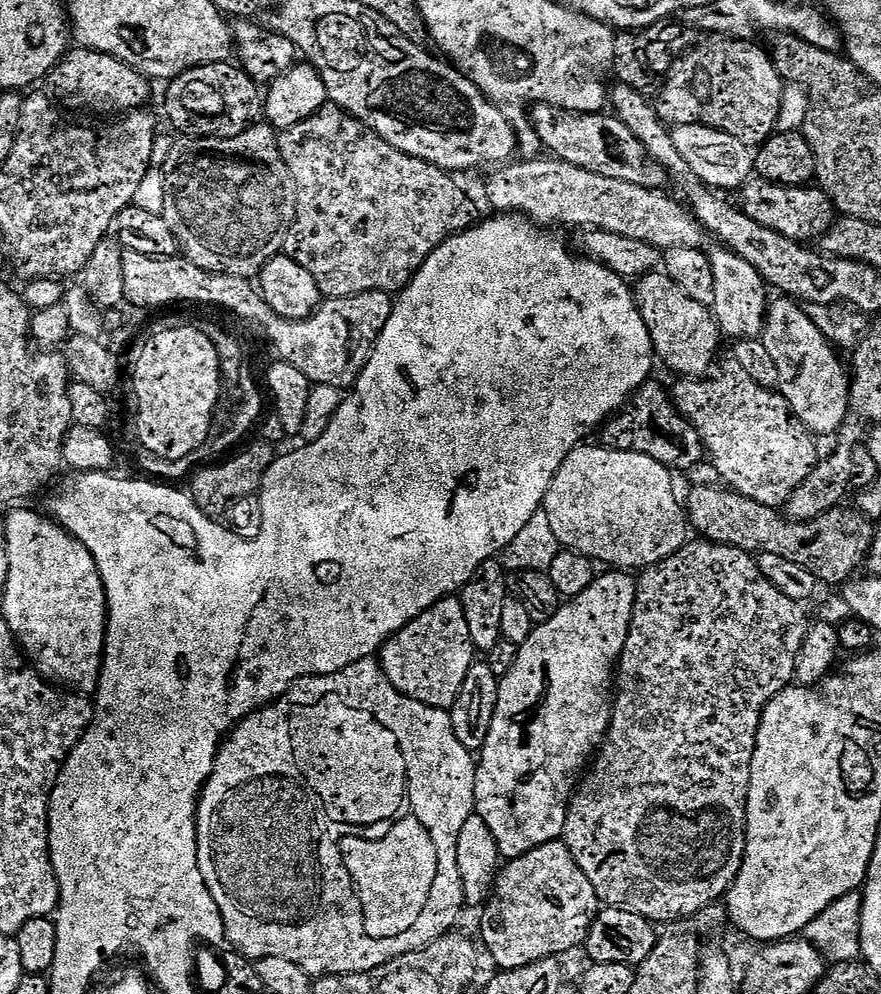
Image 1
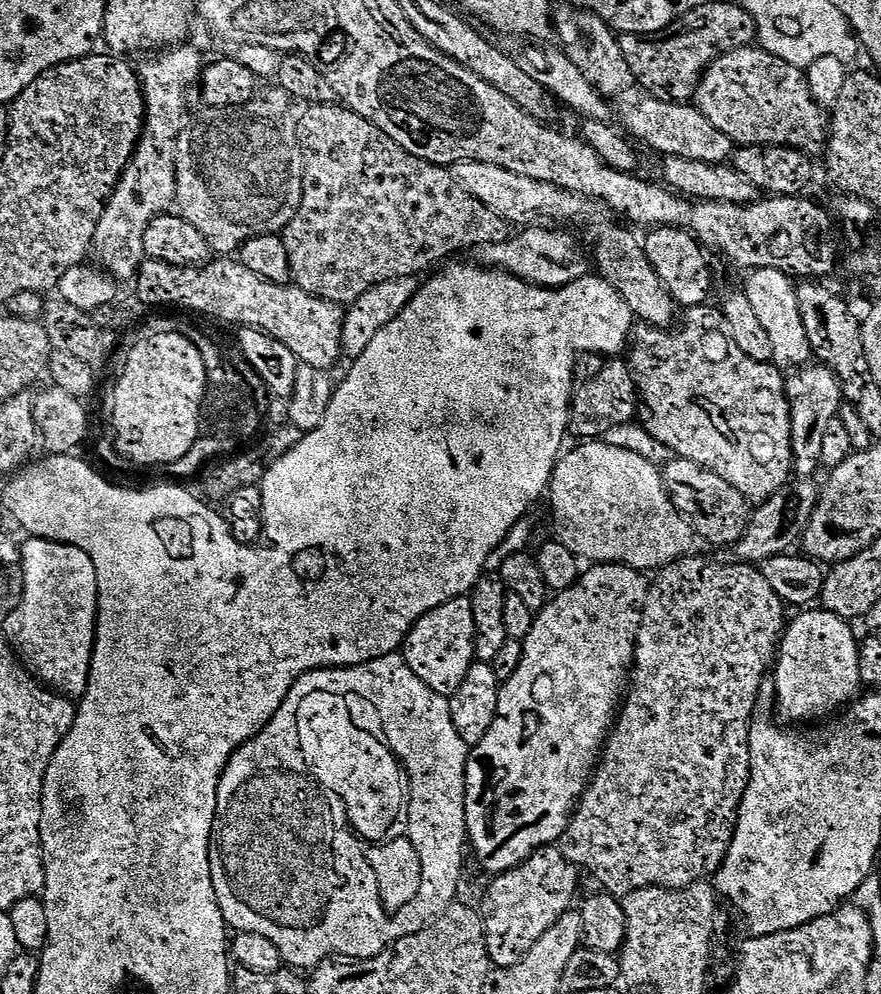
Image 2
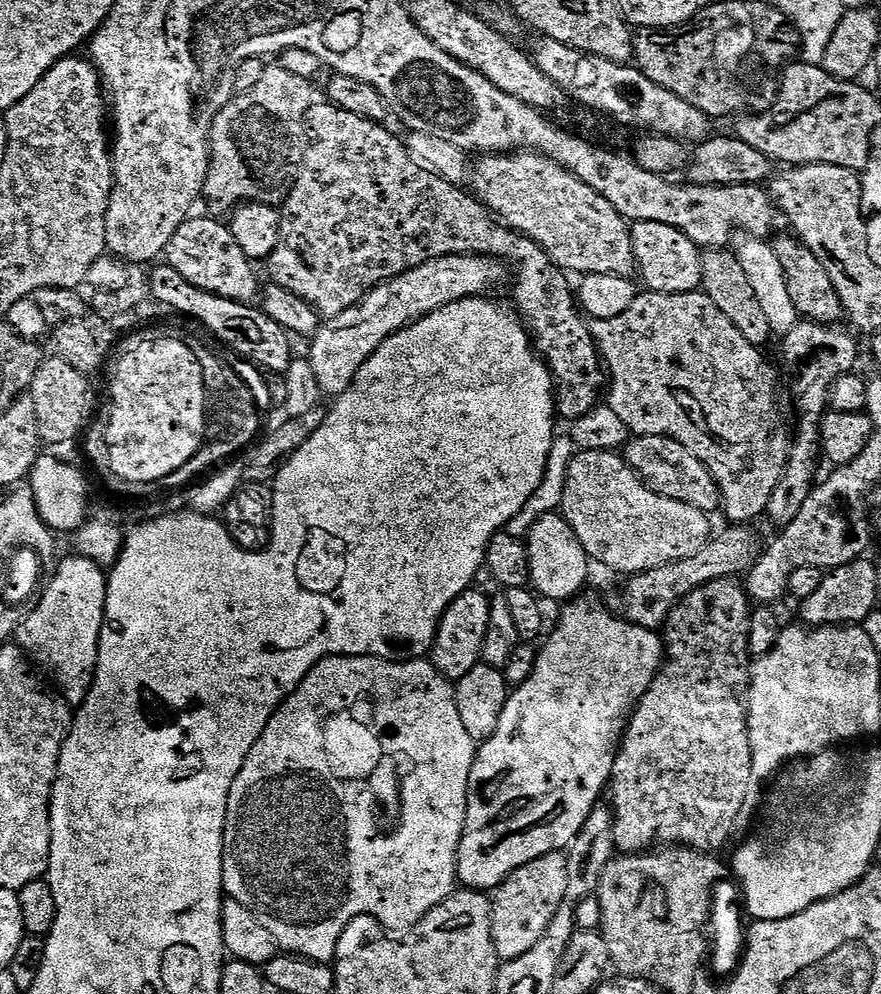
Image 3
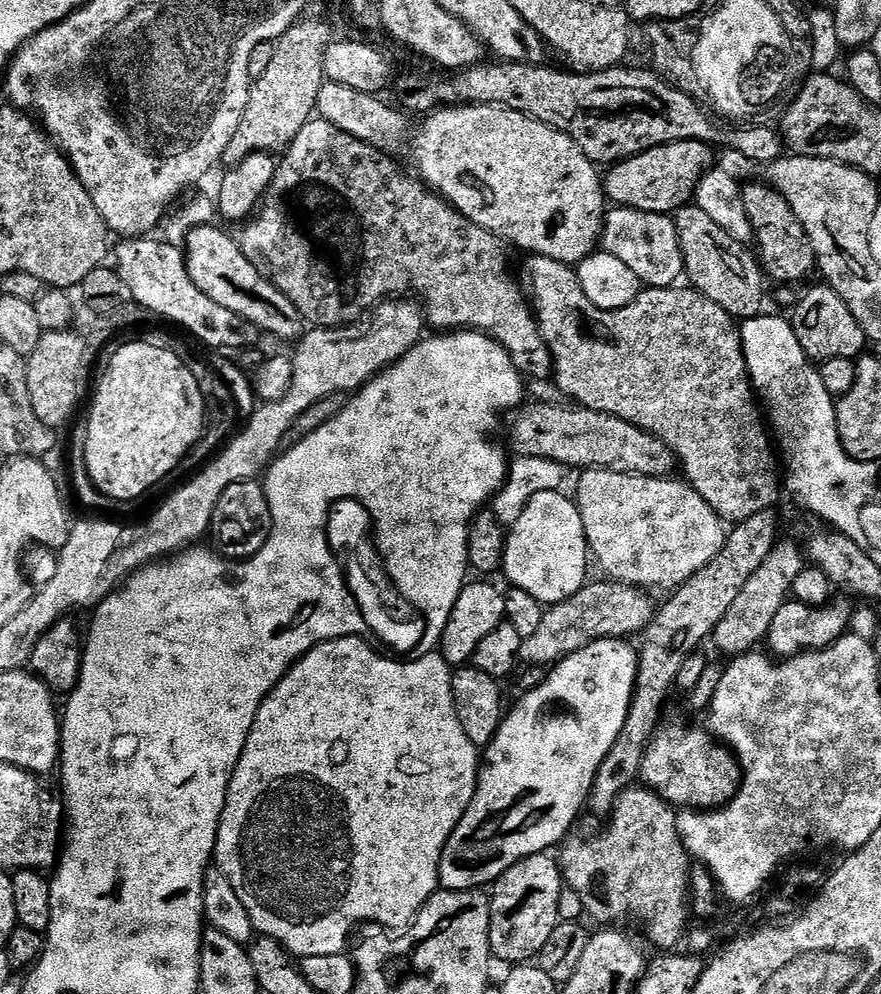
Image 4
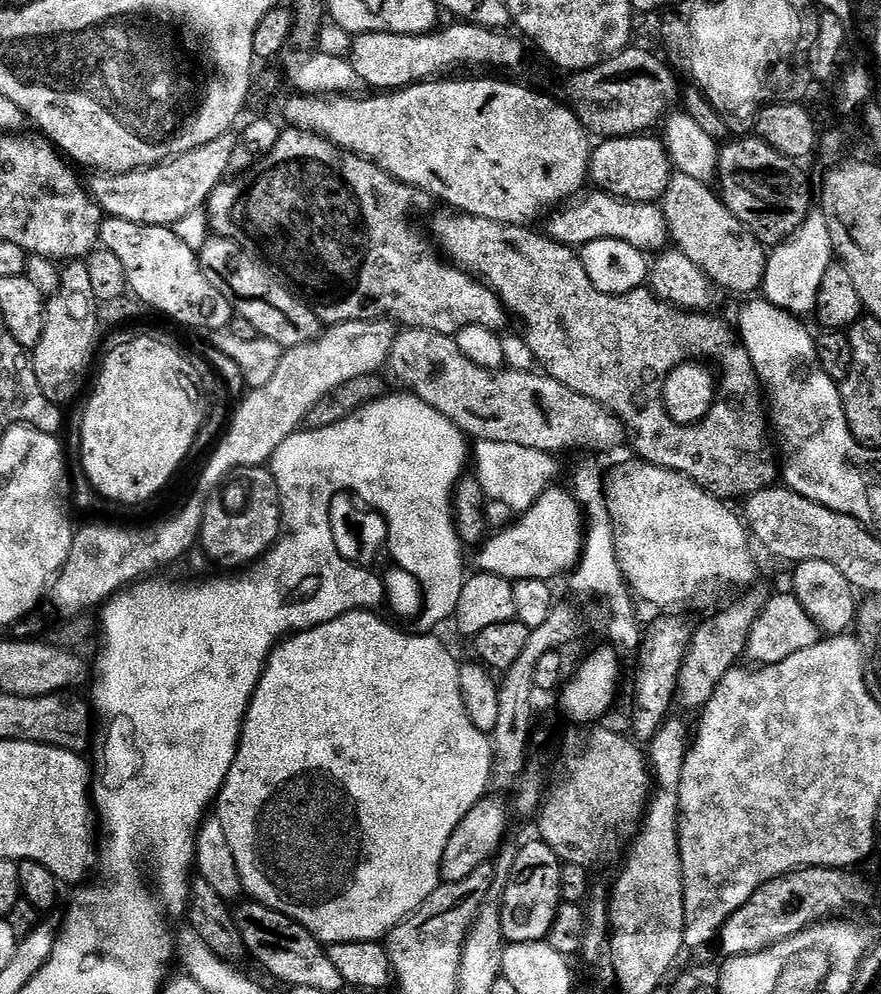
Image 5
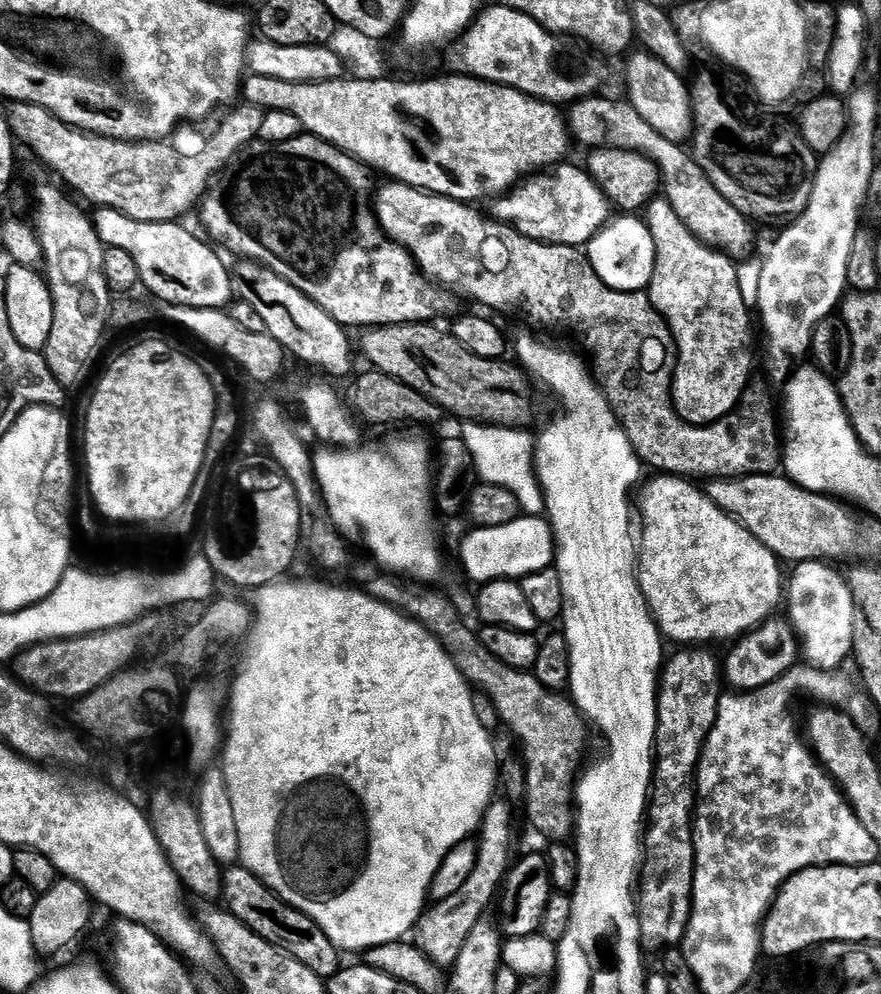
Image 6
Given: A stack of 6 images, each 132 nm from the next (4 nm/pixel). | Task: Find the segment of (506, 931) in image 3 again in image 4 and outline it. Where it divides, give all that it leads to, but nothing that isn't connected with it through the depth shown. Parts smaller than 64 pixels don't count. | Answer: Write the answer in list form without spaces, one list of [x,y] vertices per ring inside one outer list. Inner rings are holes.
[[[552,854],[531,856],[514,866],[510,866],[510,870],[506,870],[506,874],[502,874],[500,879],[491,885],[490,946],[493,957],[497,961],[505,960],[506,965],[513,966],[522,965],[539,957],[540,951],[546,946],[546,941],[550,939],[550,934],[554,934],[556,925],[561,923],[560,896],[565,887],[564,874],[560,871],[557,857]]]

